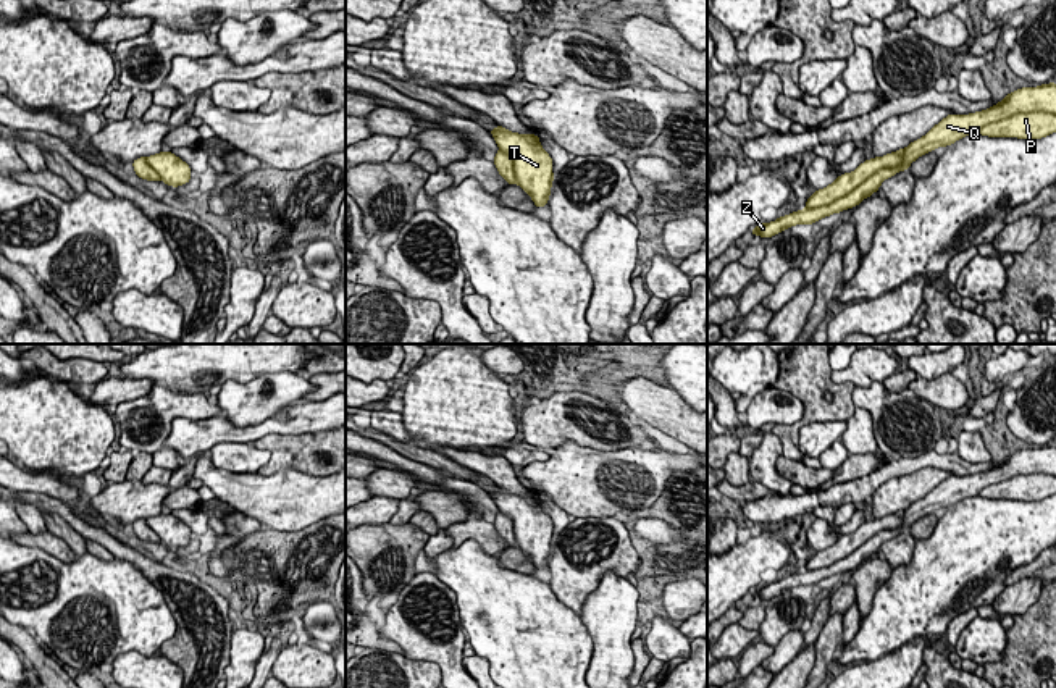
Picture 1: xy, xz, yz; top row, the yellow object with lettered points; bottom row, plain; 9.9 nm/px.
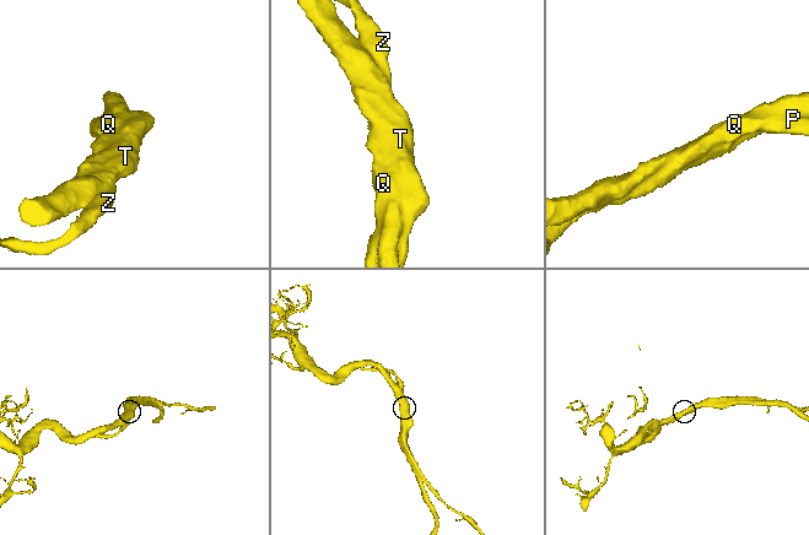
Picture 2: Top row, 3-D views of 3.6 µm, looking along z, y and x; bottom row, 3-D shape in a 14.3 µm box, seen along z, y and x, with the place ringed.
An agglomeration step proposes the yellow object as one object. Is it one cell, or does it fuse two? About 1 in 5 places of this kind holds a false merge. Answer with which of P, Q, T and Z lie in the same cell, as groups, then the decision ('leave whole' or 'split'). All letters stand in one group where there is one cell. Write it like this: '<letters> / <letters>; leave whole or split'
P Q T Z; leave whole

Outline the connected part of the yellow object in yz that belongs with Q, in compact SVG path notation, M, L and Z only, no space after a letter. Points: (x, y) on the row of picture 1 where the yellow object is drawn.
M1056 82L1016 89L987 110L948 115L906 149L862 162L854 171L843 173L827 187L817 189L802 210L761 223L751 233L770 239L791 226L812 224L854 208L877 192L885 179L909 170L919 157L966 136L1041 139L1053 132L1056 132Z

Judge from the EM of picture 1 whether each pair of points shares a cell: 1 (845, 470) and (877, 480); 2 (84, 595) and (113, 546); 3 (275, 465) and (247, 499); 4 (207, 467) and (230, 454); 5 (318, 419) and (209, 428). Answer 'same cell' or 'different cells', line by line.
1: different cells
2: different cells
3: different cells
4: different cells
5: same cell

